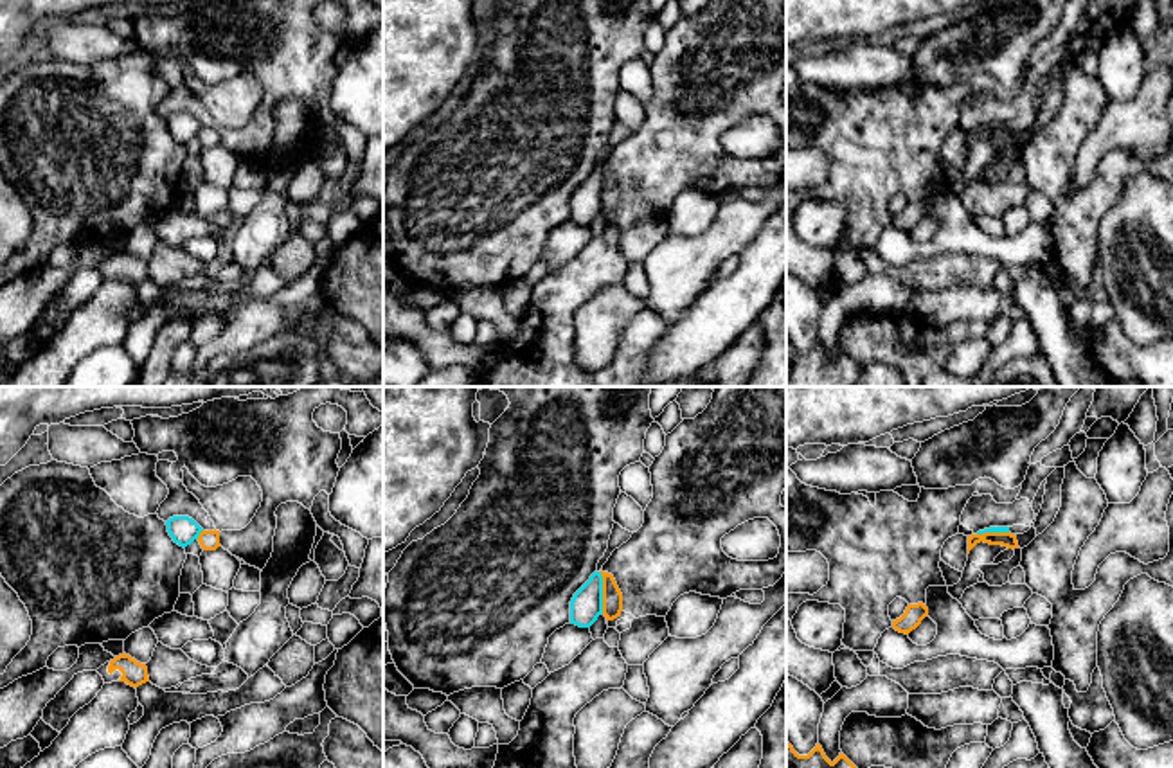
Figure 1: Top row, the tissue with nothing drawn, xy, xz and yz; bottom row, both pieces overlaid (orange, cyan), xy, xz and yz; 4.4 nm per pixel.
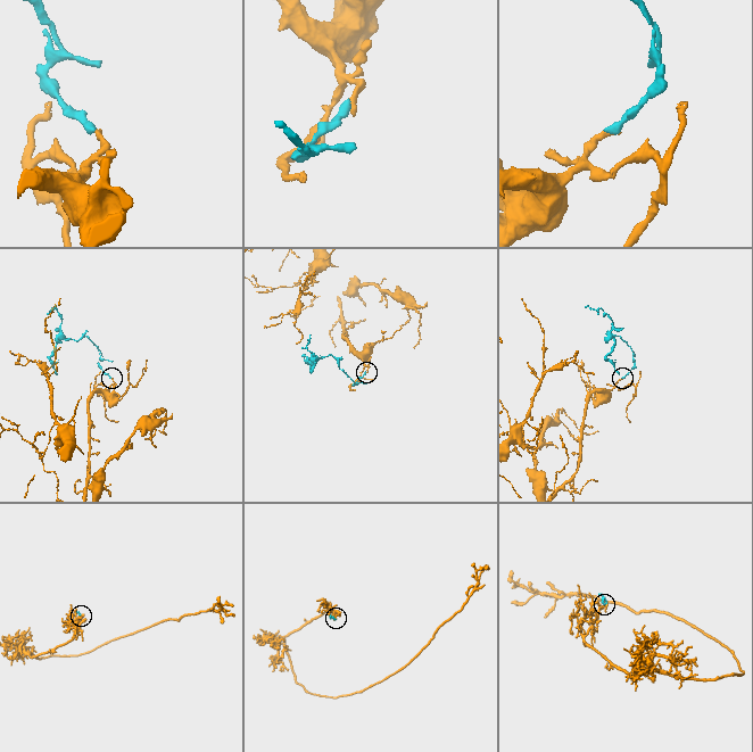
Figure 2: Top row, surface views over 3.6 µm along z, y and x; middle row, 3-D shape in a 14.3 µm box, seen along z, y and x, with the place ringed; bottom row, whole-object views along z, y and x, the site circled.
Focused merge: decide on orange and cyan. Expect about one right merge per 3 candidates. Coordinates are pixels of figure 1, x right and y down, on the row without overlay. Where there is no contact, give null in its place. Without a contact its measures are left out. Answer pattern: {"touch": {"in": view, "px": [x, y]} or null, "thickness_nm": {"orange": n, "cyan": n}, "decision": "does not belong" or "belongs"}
{"touch": {"in": "xz", "px": [603, 189]}, "thickness_nm": {"orange": 100, "cyan": 140}, "decision": "does not belong"}

